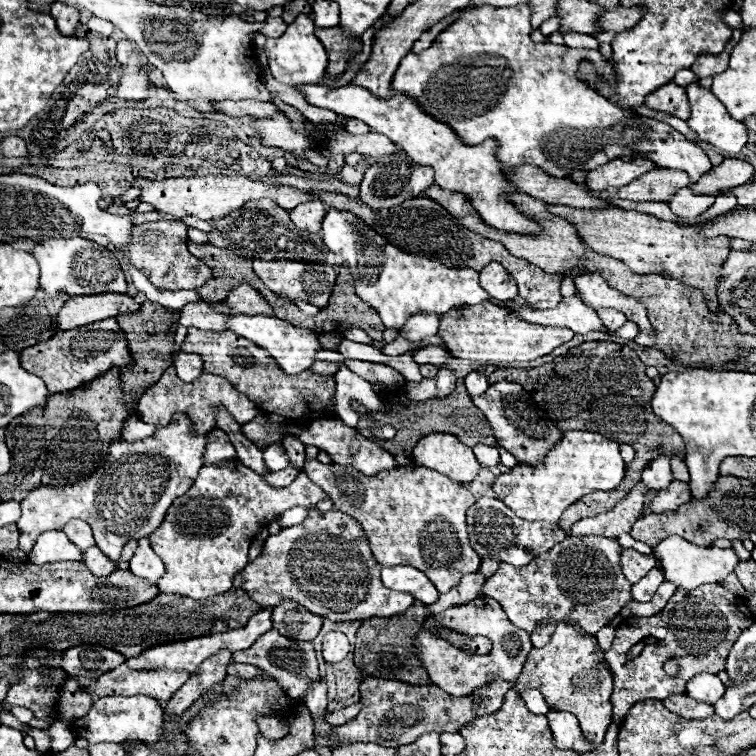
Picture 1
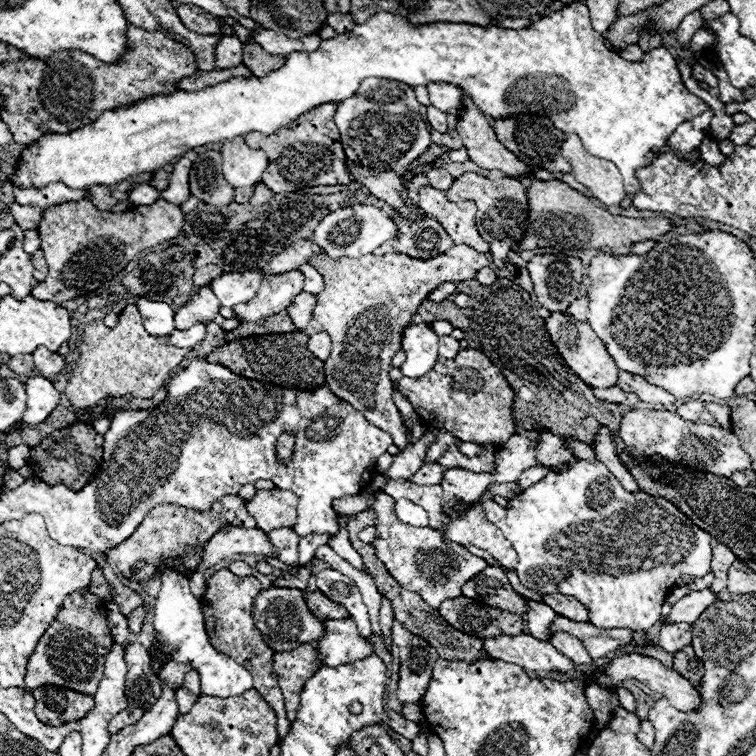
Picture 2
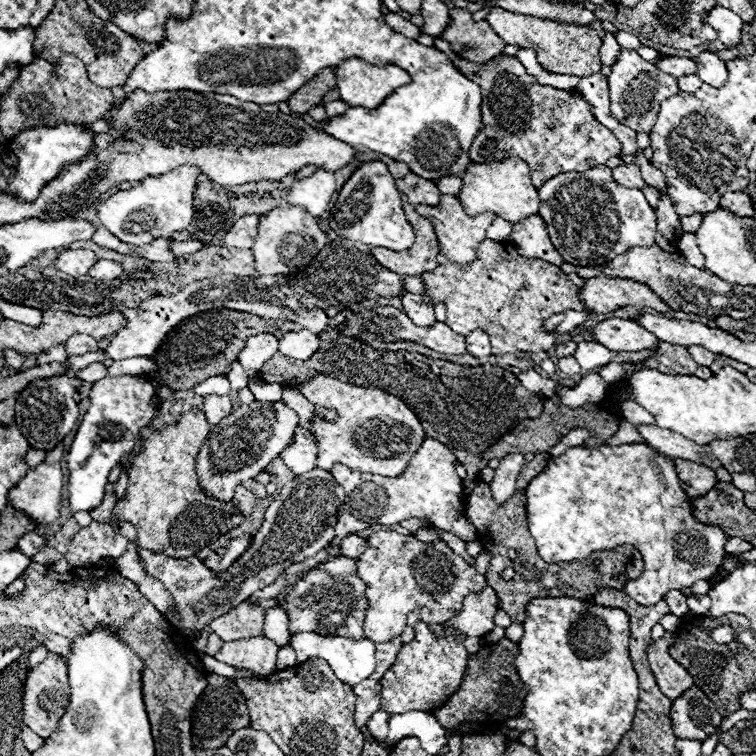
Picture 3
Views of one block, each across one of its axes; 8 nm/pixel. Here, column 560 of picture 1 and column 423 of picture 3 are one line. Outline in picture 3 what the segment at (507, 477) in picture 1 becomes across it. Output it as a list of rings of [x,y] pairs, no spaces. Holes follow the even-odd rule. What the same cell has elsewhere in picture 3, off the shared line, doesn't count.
[[[424,438],[420,444],[416,456],[408,462],[408,468],[396,476],[376,476],[376,474],[364,474],[364,472],[352,472],[352,468],[344,464],[334,464],[330,470],[336,482],[346,490],[344,508],[340,508],[338,524],[336,524],[336,536],[330,544],[328,558],[336,558],[340,552],[340,542],[344,536],[366,530],[374,524],[400,524],[402,520],[414,518],[414,516],[428,516],[432,526],[444,528],[448,532],[454,532],[464,542],[476,540],[476,528],[466,520],[464,514],[464,502],[462,502],[462,478],[454,470],[456,456],[448,446],[434,438]]]

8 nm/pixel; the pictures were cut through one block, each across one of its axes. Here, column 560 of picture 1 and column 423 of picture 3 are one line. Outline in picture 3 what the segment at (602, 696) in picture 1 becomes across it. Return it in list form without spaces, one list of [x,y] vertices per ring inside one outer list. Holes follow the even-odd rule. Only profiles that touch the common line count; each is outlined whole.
[[[416,624],[416,638],[408,644],[402,644],[396,664],[384,674],[382,684],[382,710],[384,712],[408,712],[408,710],[424,710],[434,712],[442,704],[448,702],[452,692],[462,682],[464,670],[468,662],[468,650],[462,638],[436,638],[430,632],[428,624]]]

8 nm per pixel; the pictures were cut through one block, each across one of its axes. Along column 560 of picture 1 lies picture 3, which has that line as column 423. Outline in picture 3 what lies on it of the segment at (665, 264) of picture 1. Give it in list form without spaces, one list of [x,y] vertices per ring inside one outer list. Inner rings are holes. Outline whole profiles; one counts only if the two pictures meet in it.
[[[442,196],[438,206],[416,206],[416,212],[420,212],[420,216],[428,216],[428,220],[432,220],[440,250],[452,262],[458,262],[458,264],[468,264],[468,262],[476,260],[476,250],[478,250],[480,242],[486,238],[486,228],[496,218],[496,214],[492,214],[492,212],[468,216],[456,196]]]

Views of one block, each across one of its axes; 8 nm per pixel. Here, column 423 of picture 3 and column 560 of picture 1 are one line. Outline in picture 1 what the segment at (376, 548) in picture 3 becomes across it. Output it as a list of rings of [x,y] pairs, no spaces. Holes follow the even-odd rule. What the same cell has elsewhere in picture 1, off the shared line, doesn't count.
[[[566,536],[566,540],[534,558],[526,568],[500,564],[500,568],[486,578],[482,594],[500,602],[510,622],[528,634],[546,618],[572,618],[586,632],[596,634],[610,624],[626,600],[632,600],[632,586],[620,570],[620,550],[620,544],[606,536]]]

